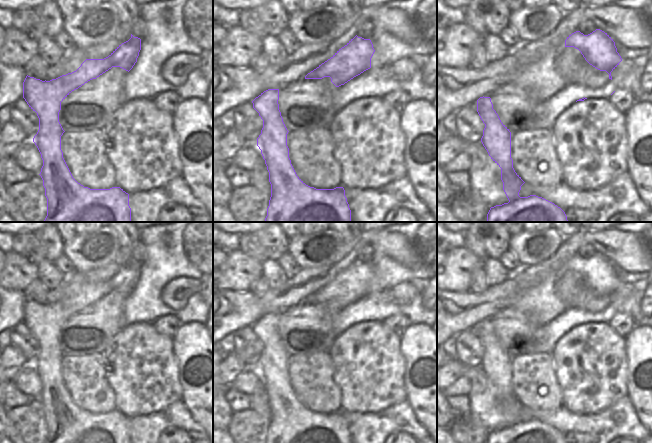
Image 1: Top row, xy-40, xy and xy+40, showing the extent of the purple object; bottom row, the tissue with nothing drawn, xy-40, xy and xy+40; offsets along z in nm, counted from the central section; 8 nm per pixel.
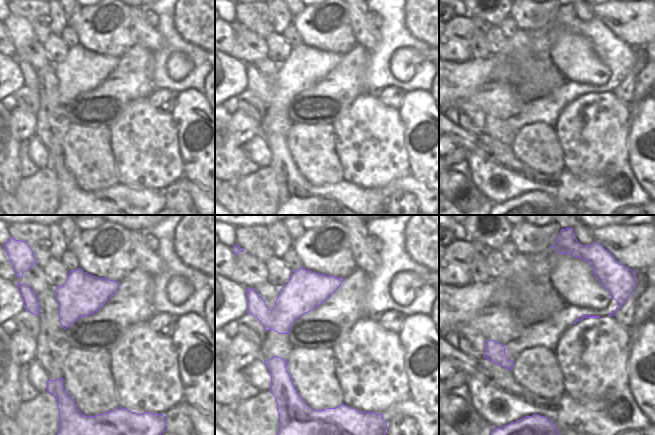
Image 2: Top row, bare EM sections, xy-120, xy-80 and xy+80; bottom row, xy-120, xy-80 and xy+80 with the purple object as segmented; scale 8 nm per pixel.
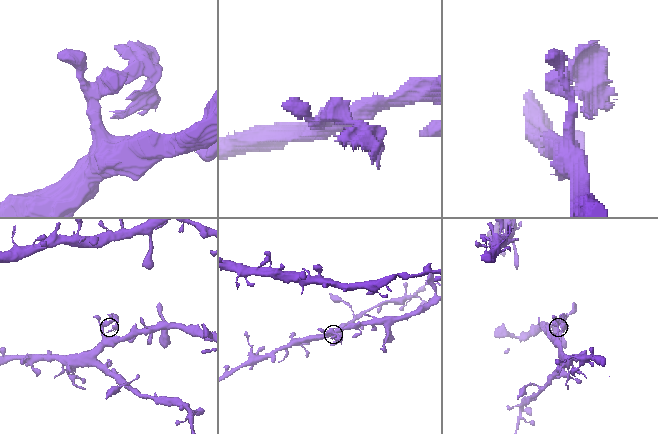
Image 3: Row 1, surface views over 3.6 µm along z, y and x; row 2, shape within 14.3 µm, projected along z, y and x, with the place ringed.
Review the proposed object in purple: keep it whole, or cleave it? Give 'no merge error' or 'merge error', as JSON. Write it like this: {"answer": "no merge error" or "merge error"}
{"answer": "merge error"}

